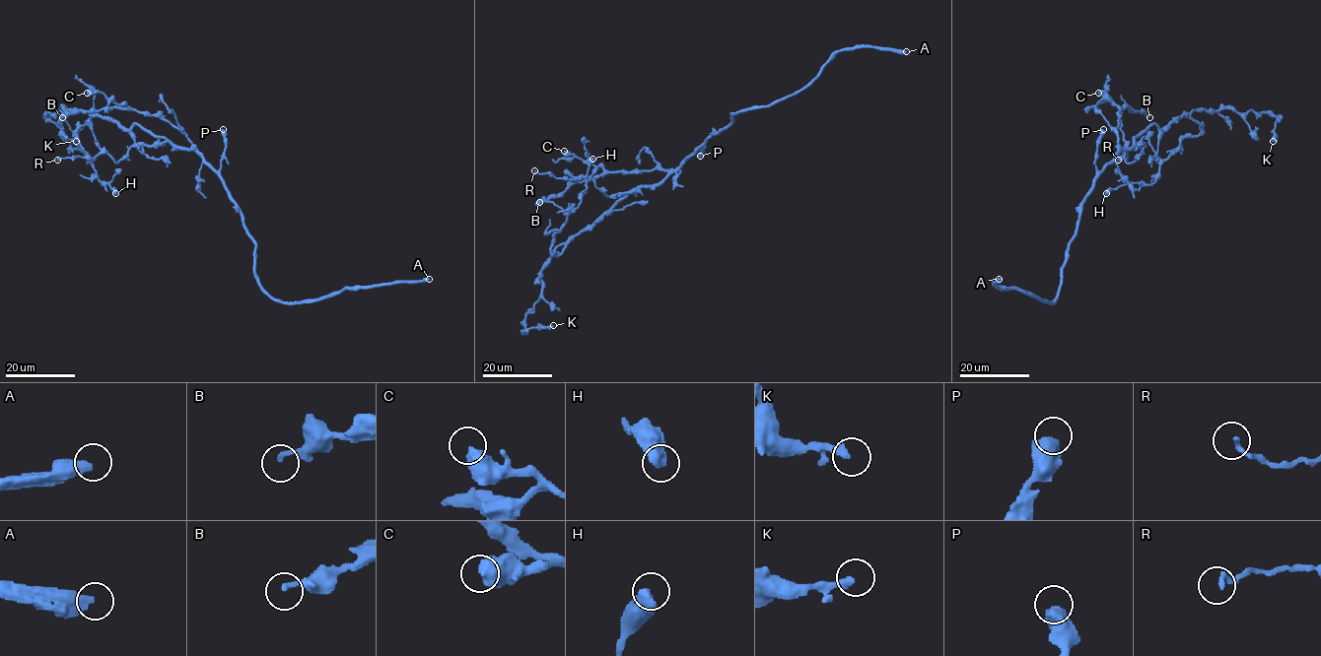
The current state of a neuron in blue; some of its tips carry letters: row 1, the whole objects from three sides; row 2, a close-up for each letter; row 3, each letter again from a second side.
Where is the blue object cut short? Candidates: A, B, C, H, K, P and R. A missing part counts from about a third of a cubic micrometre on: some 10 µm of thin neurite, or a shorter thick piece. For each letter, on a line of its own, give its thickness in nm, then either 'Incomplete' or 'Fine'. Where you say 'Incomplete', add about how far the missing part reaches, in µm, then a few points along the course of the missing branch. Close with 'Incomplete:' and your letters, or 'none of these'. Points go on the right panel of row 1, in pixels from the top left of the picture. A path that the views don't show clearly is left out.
A: Thickness 460 nm. Incomplete. Missing length about 250 µm
B: Thickness 200 nm. Fine
C: Thickness 550 nm. Fine
H: Thickness 600 nm. Fine
K: Thickness 300 nm. Fine
P: Thickness 600 nm. Fine
R: Thickness 200 nm. Fine
Incomplete: A

